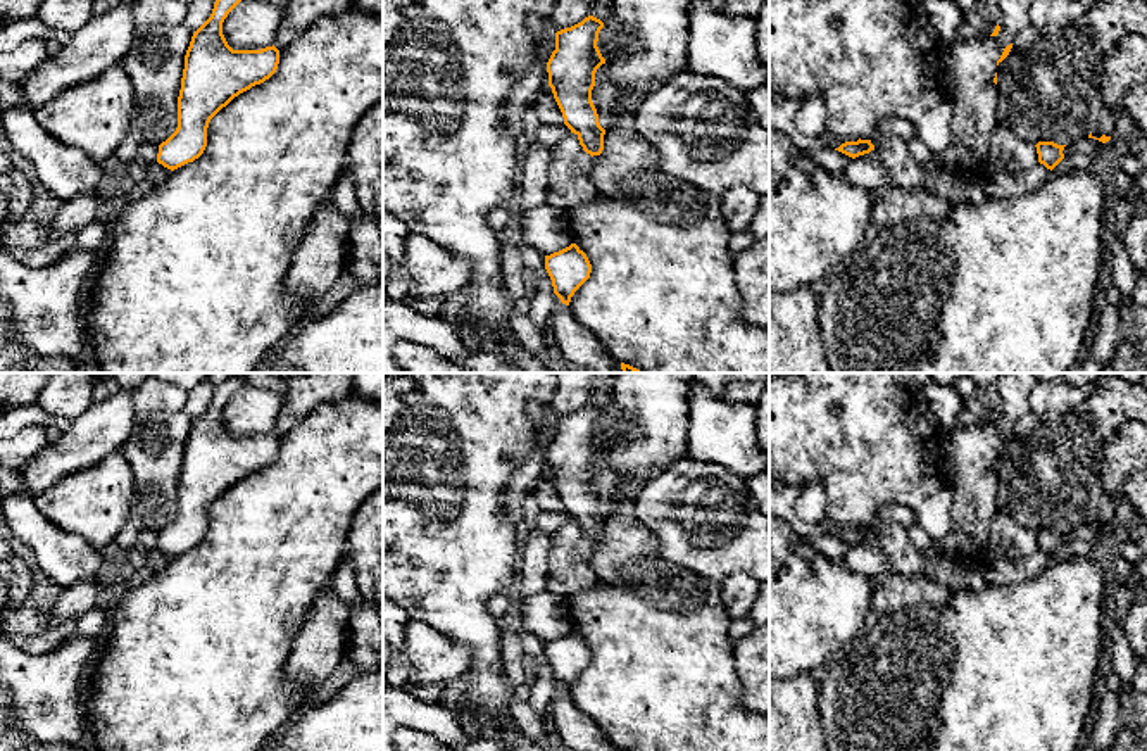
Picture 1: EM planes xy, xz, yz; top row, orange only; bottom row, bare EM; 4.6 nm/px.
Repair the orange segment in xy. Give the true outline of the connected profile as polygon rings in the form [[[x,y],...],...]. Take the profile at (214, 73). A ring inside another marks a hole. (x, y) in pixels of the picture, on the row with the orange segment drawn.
[[[216,0],[210,17],[193,33],[185,55],[178,97],[178,128],[159,145],[157,162],[174,171],[198,159],[207,147],[210,119],[235,97],[269,79],[279,50],[233,50],[223,22],[241,0]]]

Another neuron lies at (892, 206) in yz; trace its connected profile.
[[[923,185],[914,188],[888,186],[876,193],[869,221],[880,228],[906,223],[919,216],[945,219],[952,212],[947,199],[930,193]]]

